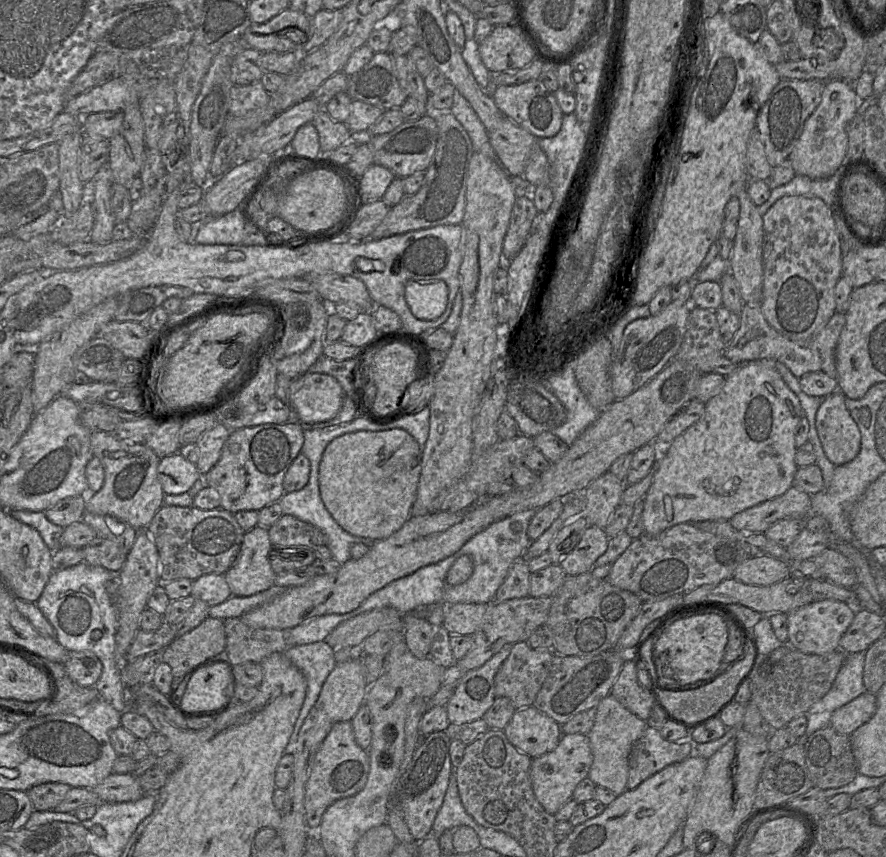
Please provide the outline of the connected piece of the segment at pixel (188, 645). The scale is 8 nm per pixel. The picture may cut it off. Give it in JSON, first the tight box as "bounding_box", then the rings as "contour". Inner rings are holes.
{"bounding_box":[161,617,226,684],"contour":[[[207,617],[200,625],[183,634],[161,652],[161,661],[171,667],[172,682],[176,684],[179,678],[191,667],[209,657],[219,656],[226,648],[226,633],[224,620]]]}

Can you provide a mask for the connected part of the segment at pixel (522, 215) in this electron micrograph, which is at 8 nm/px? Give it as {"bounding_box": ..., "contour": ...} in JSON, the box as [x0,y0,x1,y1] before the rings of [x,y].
{"bounding_box":[504,196,540,260],"contour":[[[525,196],[517,197],[504,240],[504,259],[512,260],[520,252],[531,234],[531,225],[538,213],[540,212],[532,199]]]}

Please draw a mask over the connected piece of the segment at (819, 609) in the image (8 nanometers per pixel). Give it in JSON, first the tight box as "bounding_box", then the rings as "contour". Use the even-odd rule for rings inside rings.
{"bounding_box":[787,600,855,655],"contour":[[[837,600],[813,601],[787,614],[788,643],[805,654],[824,655],[839,649],[839,641],[851,624],[855,608]]]}

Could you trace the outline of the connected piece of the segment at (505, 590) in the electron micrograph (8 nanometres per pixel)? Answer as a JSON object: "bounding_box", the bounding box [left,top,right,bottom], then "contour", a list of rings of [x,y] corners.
{"bounding_box":[494,557,529,602],"contour":[[[520,557],[510,566],[506,578],[496,593],[494,602],[503,602],[513,598],[528,597],[529,590],[529,565],[523,557]]]}

